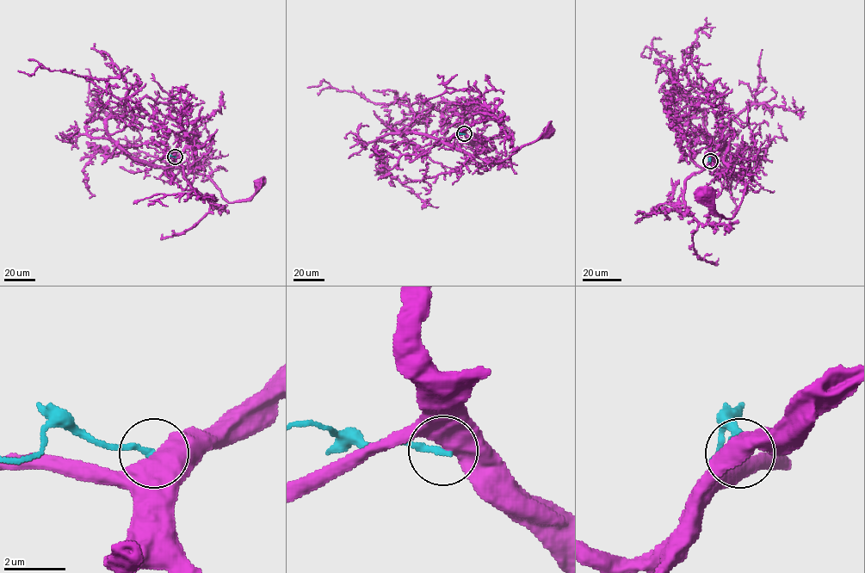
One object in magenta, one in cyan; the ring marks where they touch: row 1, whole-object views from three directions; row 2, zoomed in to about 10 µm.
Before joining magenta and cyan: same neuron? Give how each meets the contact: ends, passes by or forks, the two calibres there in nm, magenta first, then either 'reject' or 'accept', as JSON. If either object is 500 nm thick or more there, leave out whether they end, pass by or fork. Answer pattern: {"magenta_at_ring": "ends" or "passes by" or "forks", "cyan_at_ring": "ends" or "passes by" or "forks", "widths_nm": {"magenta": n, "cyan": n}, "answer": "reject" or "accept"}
{"widths_nm": {"magenta": 750, "cyan": 200}, "answer": "reject"}

